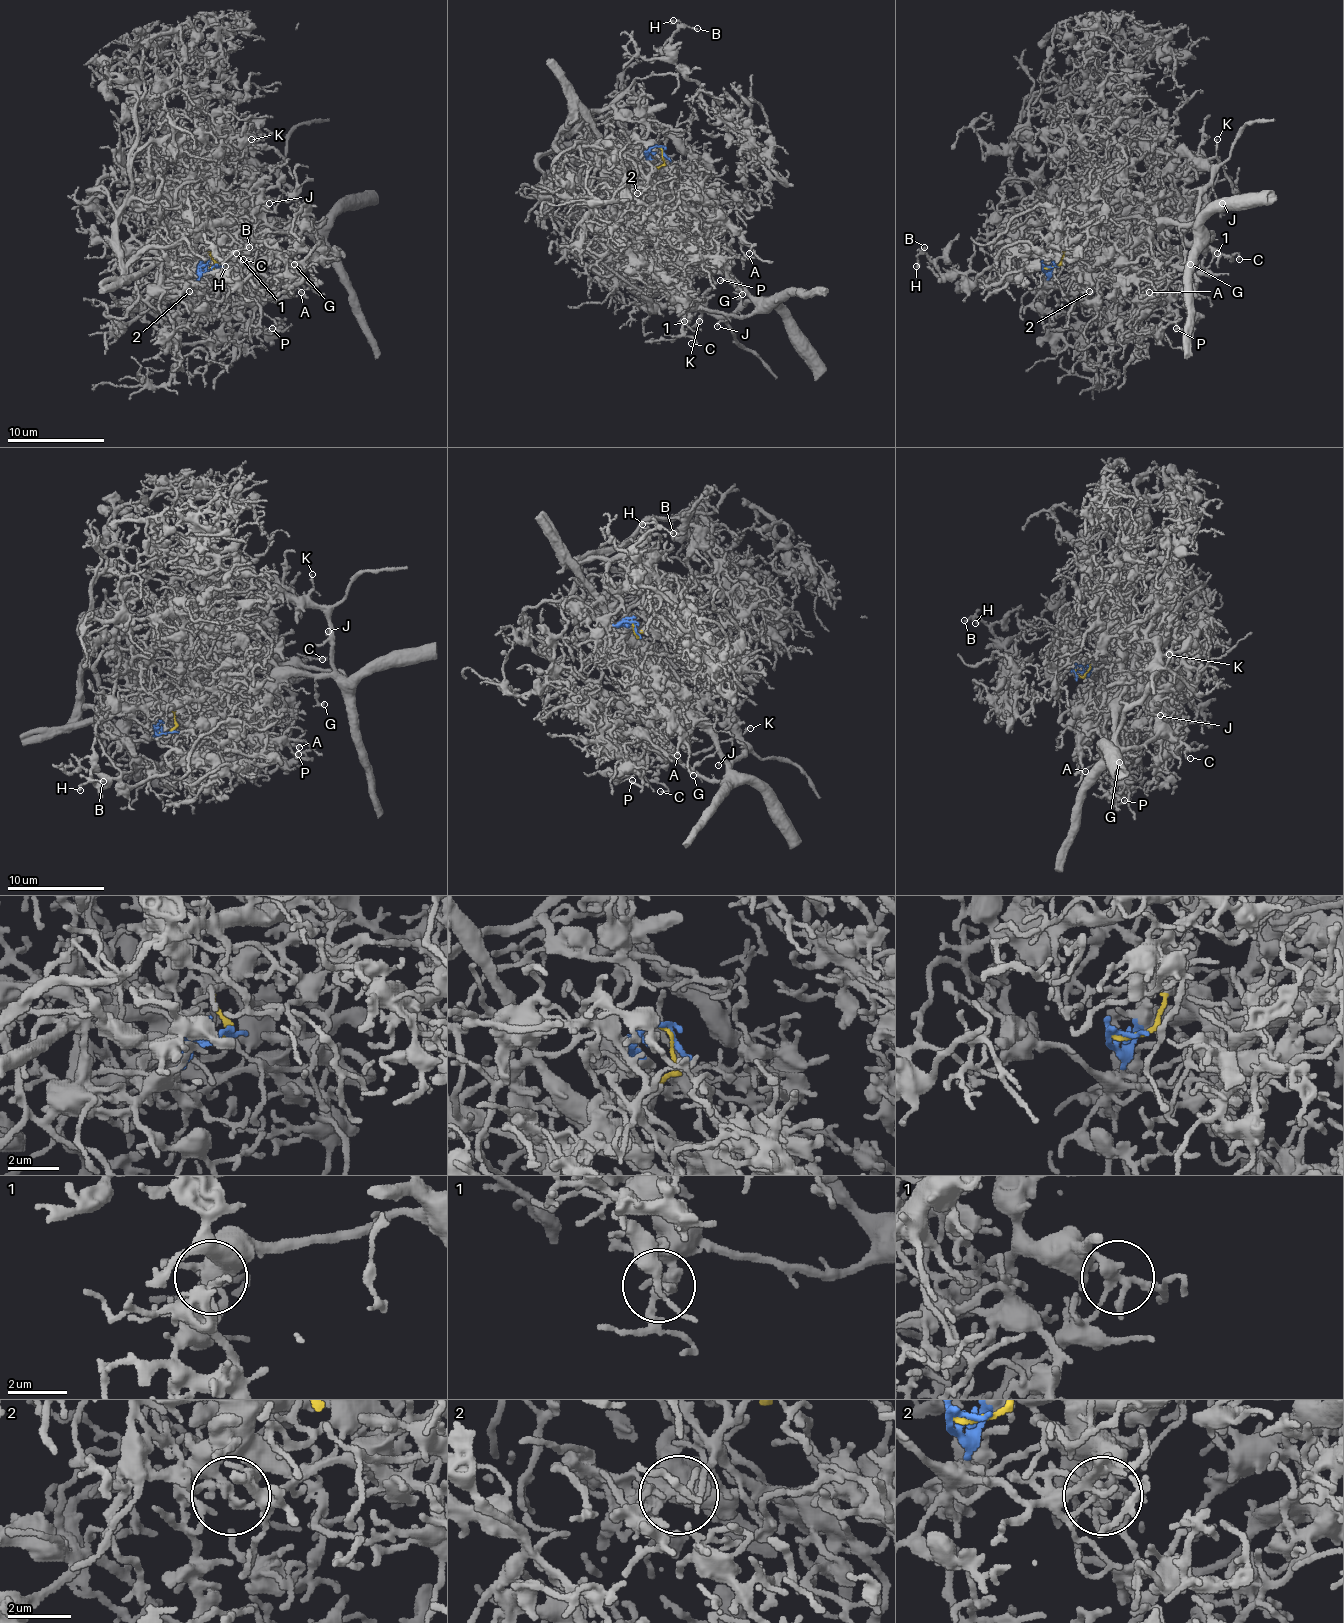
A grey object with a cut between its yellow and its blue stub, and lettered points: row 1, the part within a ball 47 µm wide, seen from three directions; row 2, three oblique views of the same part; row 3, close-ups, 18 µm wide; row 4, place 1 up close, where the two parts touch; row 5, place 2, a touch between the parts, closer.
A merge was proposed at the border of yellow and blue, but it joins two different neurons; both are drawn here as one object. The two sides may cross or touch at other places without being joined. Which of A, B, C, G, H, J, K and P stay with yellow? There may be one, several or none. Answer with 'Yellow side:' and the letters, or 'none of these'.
Yellow side: C, G, J, K

